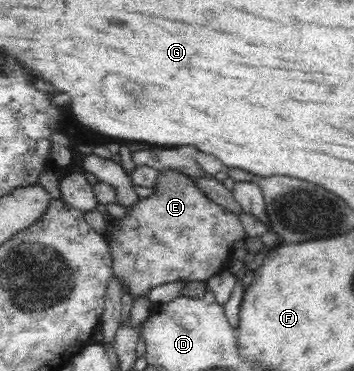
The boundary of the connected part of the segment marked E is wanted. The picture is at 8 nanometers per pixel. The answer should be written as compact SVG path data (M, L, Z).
M173 169L158 172L154 194L126 208L126 216L122 220L114 220L112 228L108 228L107 243L114 262L111 266L113 276L120 281L121 290L127 290L132 299L146 297L155 286L171 282L206 282L228 268L232 243L247 238L239 216L220 208L192 180L189 175Z

